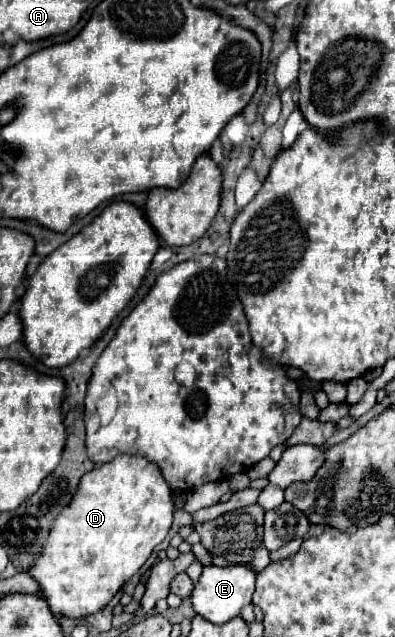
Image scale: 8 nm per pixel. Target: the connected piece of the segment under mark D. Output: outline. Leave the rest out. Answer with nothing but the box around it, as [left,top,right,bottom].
[30,453,174,617]

